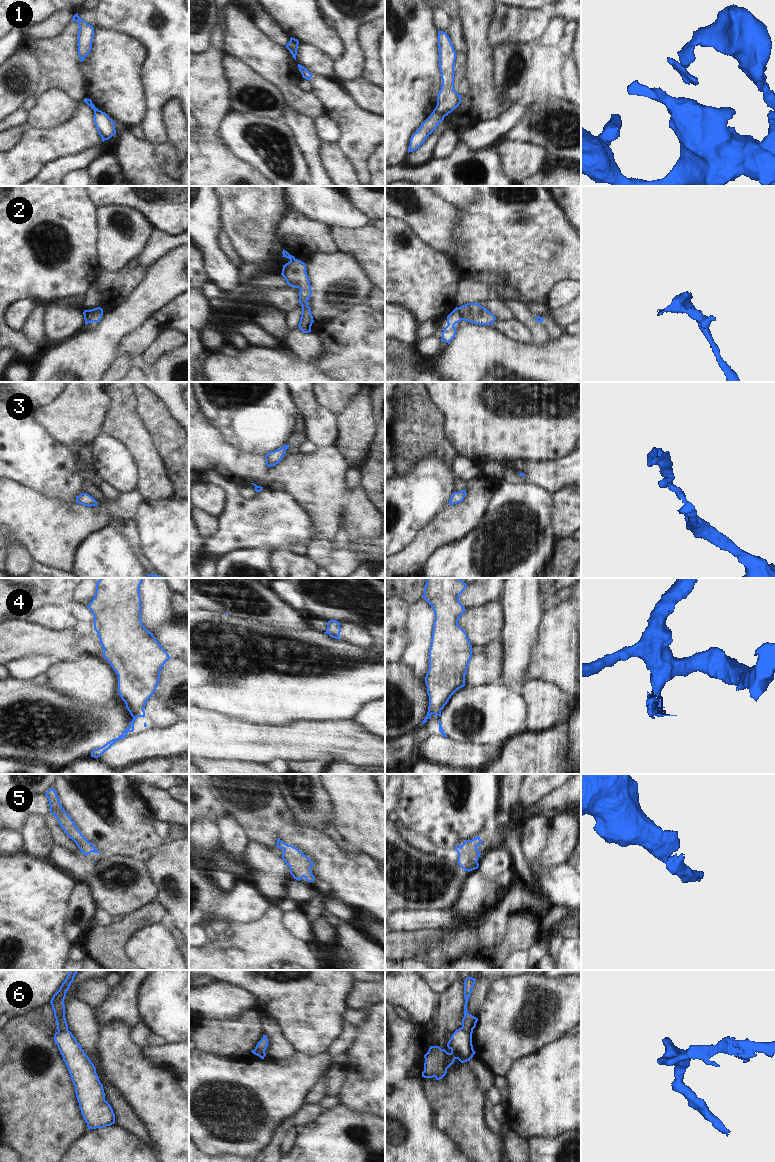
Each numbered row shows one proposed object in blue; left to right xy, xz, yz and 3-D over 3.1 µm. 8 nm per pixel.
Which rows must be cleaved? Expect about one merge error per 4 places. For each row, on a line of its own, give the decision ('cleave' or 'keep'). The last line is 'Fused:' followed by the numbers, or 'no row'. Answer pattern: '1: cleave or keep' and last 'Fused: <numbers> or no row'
1: cleave
2: cleave
3: keep
4: cleave
5: keep
6: cleave
Fused: 1, 2, 4, 6

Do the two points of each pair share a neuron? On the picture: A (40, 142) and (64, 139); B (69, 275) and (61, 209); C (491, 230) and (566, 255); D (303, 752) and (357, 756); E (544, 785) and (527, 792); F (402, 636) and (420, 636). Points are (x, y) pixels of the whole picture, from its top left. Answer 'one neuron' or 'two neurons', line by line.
A: one neuron
B: one neuron
C: one neuron
D: one neuron
E: one neuron
F: two neurons

